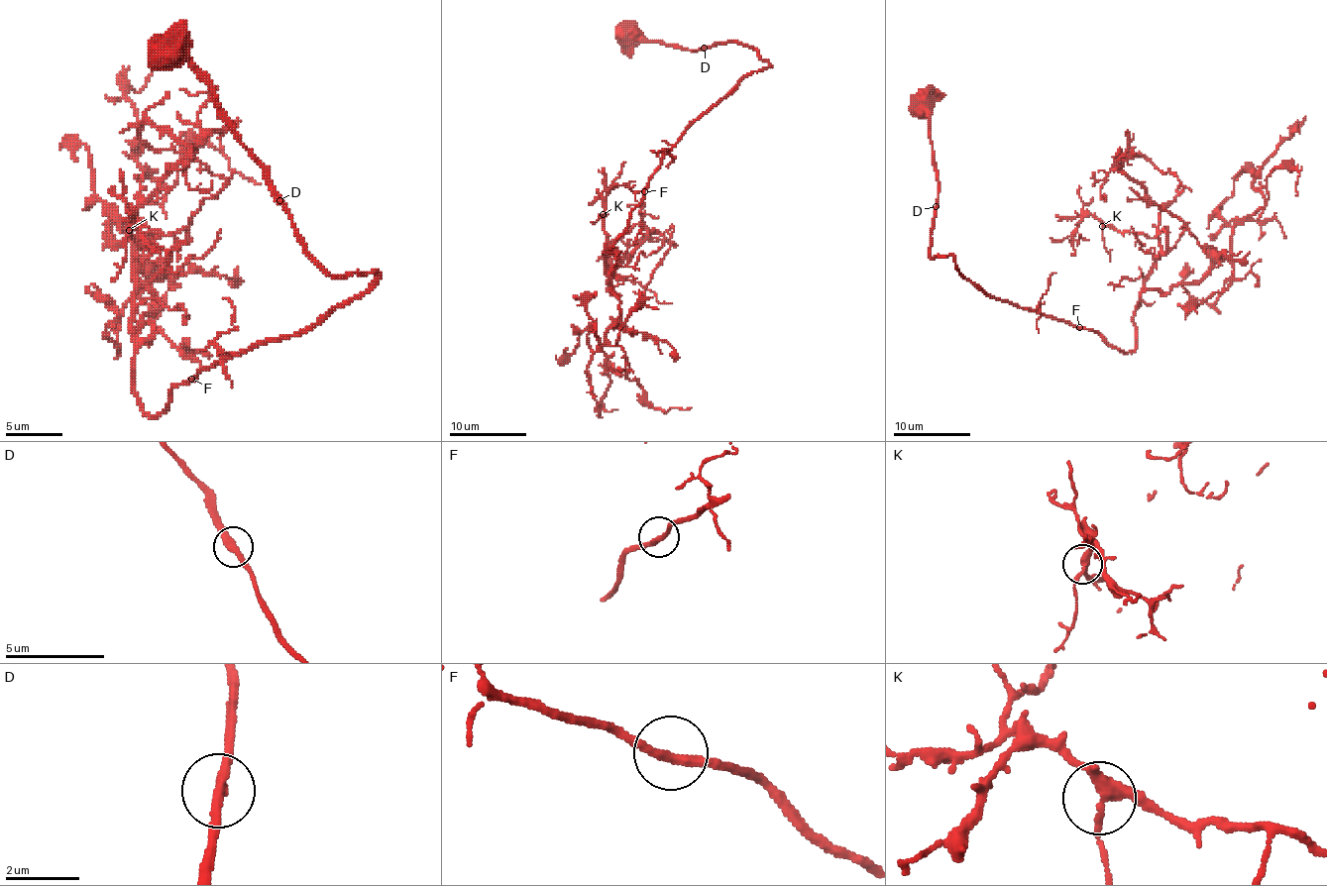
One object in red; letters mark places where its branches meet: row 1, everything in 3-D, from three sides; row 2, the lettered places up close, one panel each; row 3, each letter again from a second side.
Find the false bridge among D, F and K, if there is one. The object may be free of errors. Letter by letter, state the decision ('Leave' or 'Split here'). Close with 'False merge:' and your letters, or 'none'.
D: Leave
F: Leave
K: Leave
False merge: none

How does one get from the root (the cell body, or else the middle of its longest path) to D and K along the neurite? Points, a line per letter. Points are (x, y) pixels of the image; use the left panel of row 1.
D: (188, 382), (217, 361), (312, 330), (375, 278), (375, 273), (332, 276), (306, 250), (280, 201)
K: (188, 382), (177, 385), (155, 415), (143, 410), (132, 385), (132, 295), (146, 241), (129, 230)

